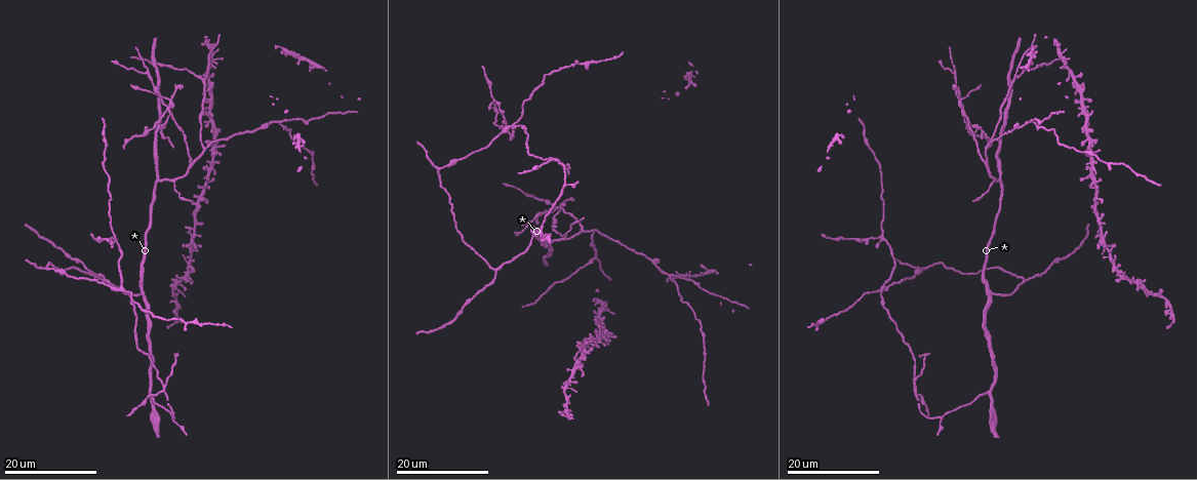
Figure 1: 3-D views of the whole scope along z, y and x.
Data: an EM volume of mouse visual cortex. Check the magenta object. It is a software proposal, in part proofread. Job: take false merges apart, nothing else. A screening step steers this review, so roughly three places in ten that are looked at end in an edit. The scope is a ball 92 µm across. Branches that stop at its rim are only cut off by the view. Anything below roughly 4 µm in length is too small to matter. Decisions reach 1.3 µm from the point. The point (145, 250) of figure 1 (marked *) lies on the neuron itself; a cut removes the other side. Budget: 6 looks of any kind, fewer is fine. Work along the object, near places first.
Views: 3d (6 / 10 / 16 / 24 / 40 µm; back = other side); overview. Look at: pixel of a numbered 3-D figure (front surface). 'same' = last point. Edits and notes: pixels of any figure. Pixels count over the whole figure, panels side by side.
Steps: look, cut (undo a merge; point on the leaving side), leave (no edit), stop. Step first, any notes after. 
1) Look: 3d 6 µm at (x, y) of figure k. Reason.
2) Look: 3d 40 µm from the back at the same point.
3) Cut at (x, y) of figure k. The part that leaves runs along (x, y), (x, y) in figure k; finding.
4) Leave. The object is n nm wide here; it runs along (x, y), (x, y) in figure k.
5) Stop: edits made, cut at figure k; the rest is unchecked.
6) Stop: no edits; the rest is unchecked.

Look: 3d 16 µm at (169, 107) of figure 1. Four or more arms meet.

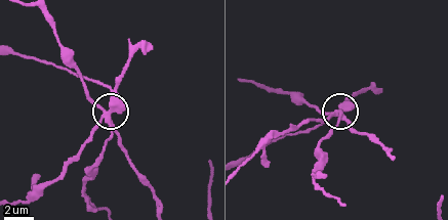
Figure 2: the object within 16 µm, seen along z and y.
Look: 3d 6 µm at (106, 111) of figure 2.

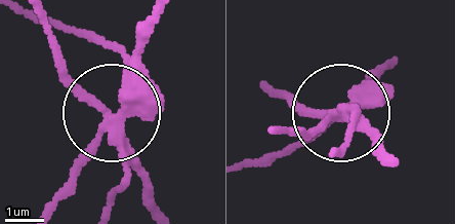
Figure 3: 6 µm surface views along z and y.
Cut at (162, 105) of figure 3. The side arm is 20 µm long; the part that leaves runs along (108, 136), (55, 211) in figure 3; a second neuron is stuck on.

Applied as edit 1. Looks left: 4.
Look: 3d 16 µm at (145, 72) of figure 1. Thin arm on a thick one.

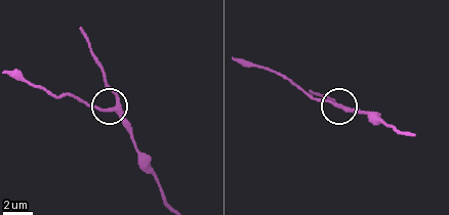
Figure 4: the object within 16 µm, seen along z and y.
Look: 3d 10 µm at (345, 107) of figure 4.

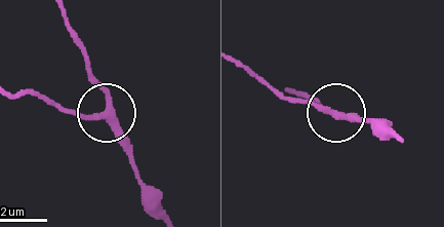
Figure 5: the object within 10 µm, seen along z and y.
Leave. 3 arms meet here; it runs along (162, 205), (138, 176), (84, 42) in figure 5; continuous, no second neuron.

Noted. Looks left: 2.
Look: 3d 24 µm at (166, 384) of figure 1. Side arm on a straight run.

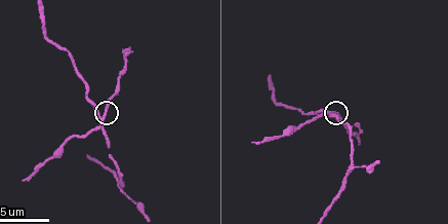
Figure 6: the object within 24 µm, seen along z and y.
Look: 3d 6 µm at (105, 116) of figure 6.

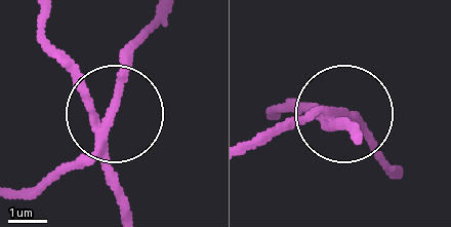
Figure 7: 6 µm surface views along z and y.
Cut at (58, 178) of figure 7. The side arm is 10 µm long; 3 arms meet here; a second neuron is stuck on.

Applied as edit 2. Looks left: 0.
Stop: edits made, cut at figure 3, cut at figure 7; the rest is unchecked.

